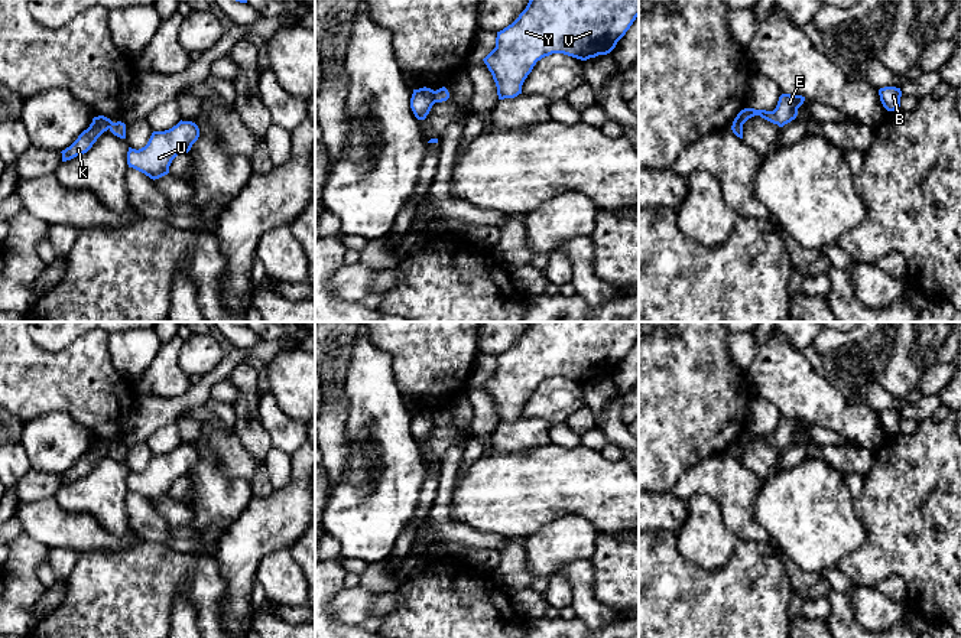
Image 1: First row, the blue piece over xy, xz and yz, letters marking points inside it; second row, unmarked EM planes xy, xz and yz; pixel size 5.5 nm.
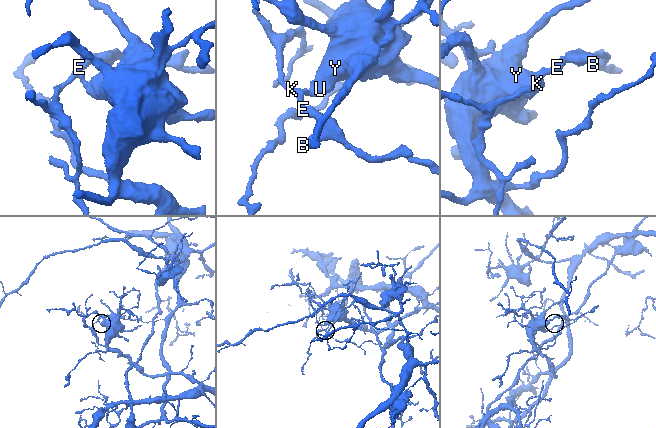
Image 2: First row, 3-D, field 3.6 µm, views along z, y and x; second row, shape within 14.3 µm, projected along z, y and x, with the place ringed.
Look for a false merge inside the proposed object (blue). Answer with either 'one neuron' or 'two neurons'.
two neurons

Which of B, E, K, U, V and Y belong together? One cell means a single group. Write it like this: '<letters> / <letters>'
B E K / U V Y

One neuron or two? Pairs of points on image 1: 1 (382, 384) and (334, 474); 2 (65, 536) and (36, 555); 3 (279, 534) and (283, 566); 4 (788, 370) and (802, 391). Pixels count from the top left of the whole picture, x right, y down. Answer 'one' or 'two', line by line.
1: two
2: two
3: two
4: one

